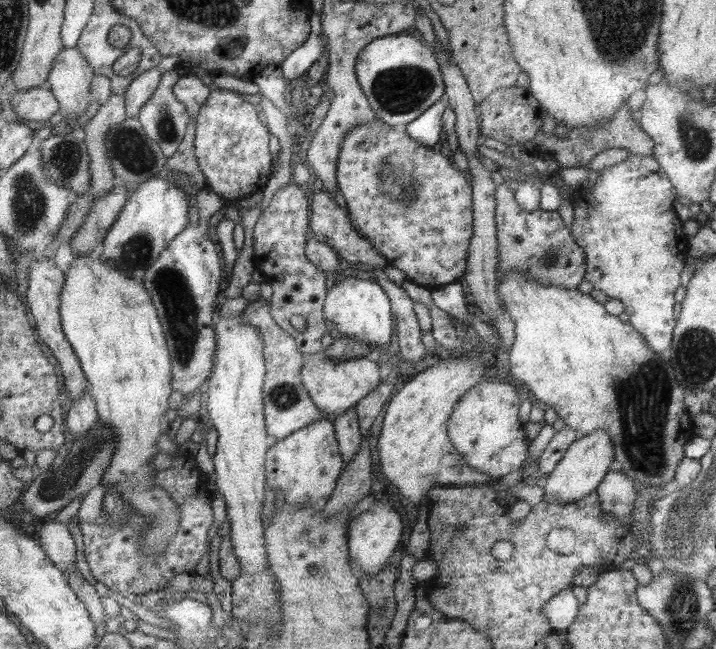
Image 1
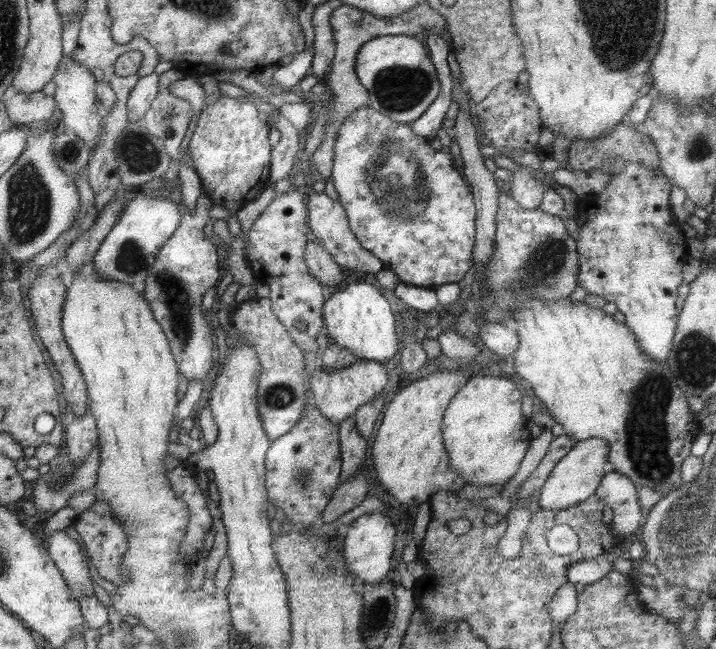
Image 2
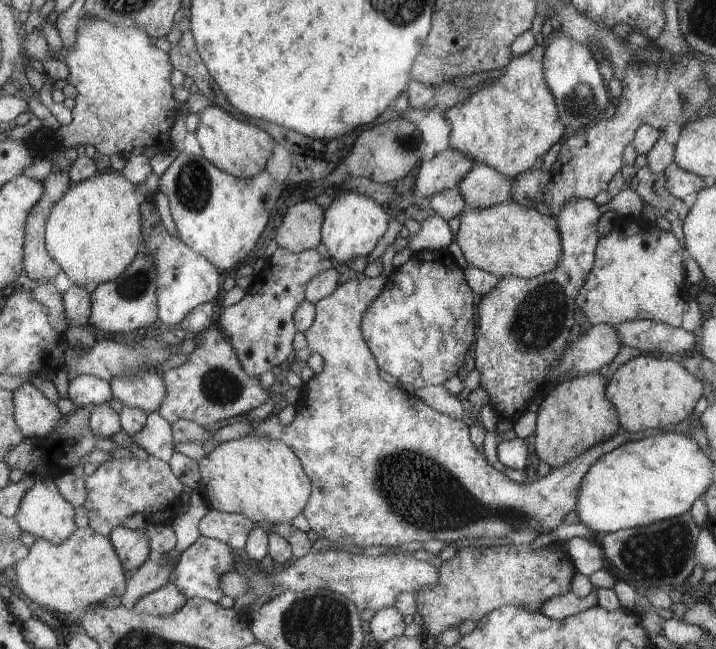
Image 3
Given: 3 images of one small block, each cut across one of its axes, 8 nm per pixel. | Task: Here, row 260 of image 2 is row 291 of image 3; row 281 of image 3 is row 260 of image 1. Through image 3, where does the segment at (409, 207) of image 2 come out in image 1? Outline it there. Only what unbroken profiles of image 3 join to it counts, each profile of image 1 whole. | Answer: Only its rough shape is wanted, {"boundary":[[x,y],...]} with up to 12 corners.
{"boundary":[[376,117],[335,181],[355,232],[429,290],[459,282],[471,186]]}

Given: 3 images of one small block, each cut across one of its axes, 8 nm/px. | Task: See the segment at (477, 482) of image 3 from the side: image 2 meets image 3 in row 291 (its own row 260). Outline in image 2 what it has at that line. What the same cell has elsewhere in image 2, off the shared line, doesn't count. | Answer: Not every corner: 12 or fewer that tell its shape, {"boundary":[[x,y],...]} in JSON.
{"boundary":[[307,198],[313,239],[364,279],[385,268],[350,231],[342,205]]}

